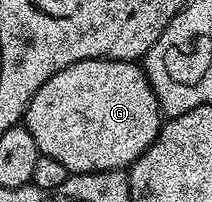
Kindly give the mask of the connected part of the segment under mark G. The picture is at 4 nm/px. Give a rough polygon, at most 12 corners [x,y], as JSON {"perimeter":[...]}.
{"perimeter":[[78,61],[22,124],[68,174],[126,170],[163,126],[142,64]]}

